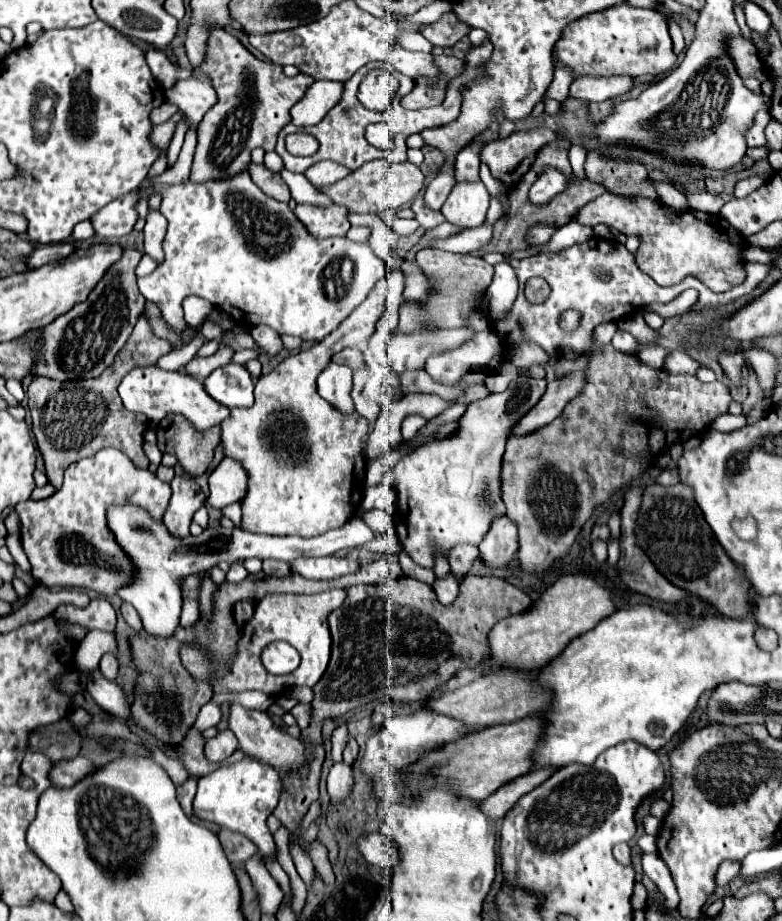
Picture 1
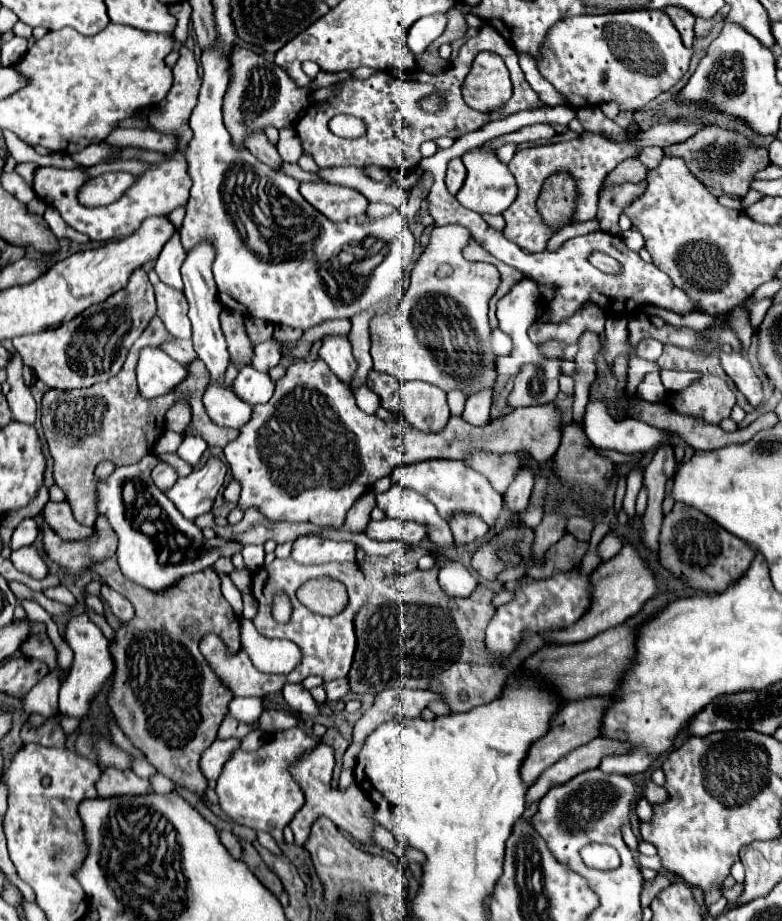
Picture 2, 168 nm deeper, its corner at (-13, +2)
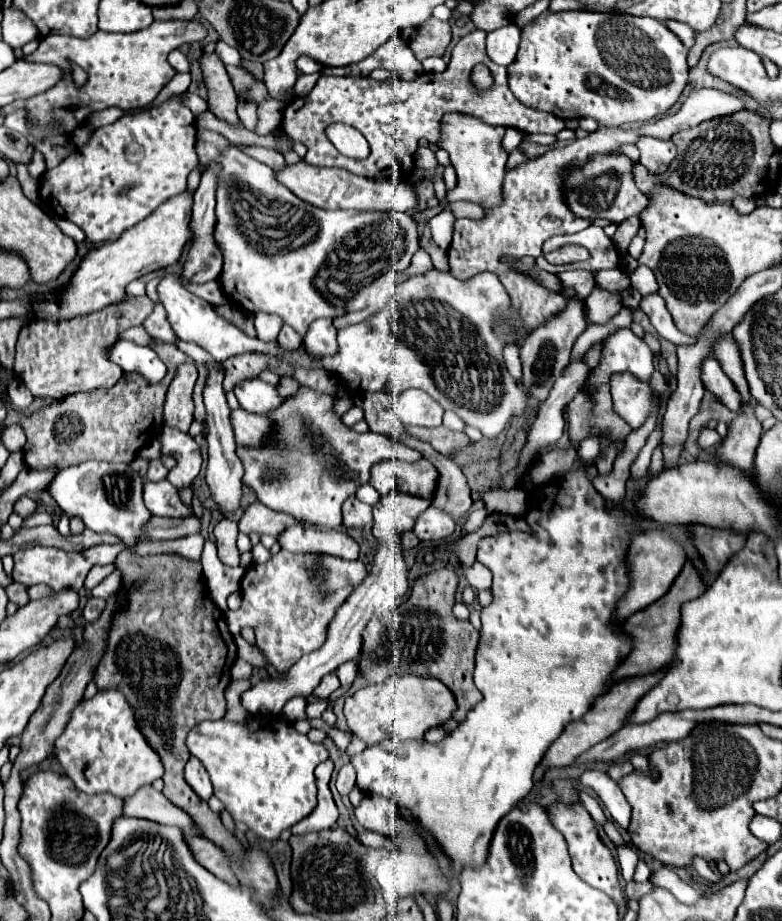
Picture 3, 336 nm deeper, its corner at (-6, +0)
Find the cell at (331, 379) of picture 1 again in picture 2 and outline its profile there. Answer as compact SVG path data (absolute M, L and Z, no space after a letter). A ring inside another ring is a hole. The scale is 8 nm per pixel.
M326 335L322 339L322 347L318 355L326 365L338 375L340 381L348 383L356 371L356 361L352 357L352 347L348 335Z

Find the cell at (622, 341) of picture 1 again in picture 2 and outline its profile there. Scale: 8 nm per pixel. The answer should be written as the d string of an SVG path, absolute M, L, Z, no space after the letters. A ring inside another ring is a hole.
M644 339L636 345L636 355L646 361L658 361L658 357L662 355L662 343L656 339Z

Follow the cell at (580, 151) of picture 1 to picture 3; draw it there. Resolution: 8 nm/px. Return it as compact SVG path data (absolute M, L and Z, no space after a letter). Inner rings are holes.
M515 23L487 33L487 55L495 63L509 67L517 57L519 37L521 37L521 29Z

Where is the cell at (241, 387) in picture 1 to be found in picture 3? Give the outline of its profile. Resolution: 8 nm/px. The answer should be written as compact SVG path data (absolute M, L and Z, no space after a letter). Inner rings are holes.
M253 377L253 381L241 381L241 385L233 389L233 393L237 395L239 405L245 411L259 413L259 415L265 415L267 411L275 409L281 403L281 397L277 395L275 387L261 381L259 377Z

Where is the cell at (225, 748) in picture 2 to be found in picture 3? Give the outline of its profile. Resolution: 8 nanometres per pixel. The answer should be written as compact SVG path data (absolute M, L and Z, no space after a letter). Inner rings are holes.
M189 757L187 765L185 765L185 781L191 785L191 789L201 797L201 799L209 799L213 789L211 789L211 781L209 781L209 773L207 769L201 765L201 761L197 761L197 757Z

